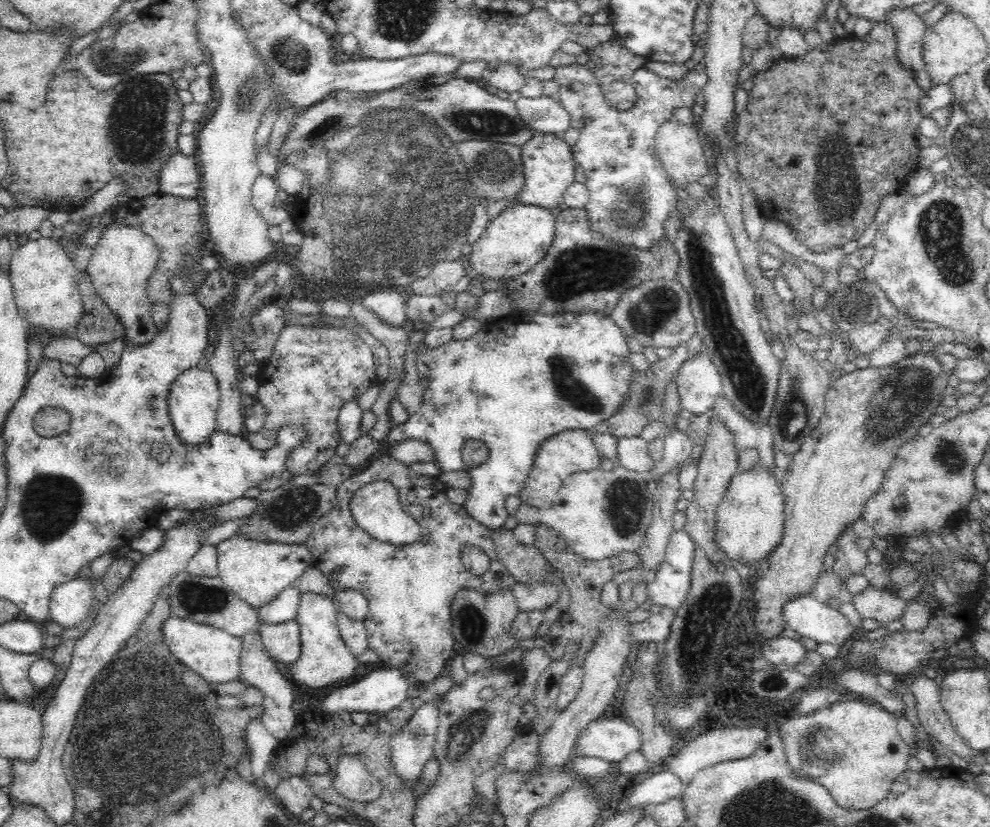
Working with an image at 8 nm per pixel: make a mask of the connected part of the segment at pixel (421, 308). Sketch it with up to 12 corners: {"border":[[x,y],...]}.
{"border":[[413,293],[405,301],[407,320],[424,325],[448,310],[441,294]]}

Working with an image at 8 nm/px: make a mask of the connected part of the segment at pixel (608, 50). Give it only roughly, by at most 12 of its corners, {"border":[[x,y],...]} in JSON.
{"border":[[618,38],[587,53],[606,103],[637,102],[633,73],[647,62]]}

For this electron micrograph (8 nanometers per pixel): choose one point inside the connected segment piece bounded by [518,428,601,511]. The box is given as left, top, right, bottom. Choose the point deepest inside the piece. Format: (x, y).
(569, 451)

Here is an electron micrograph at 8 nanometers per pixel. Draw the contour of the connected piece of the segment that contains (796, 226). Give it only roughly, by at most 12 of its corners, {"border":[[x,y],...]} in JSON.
{"border":[[895,28],[752,76],[738,169],[808,250],[918,170]]}

